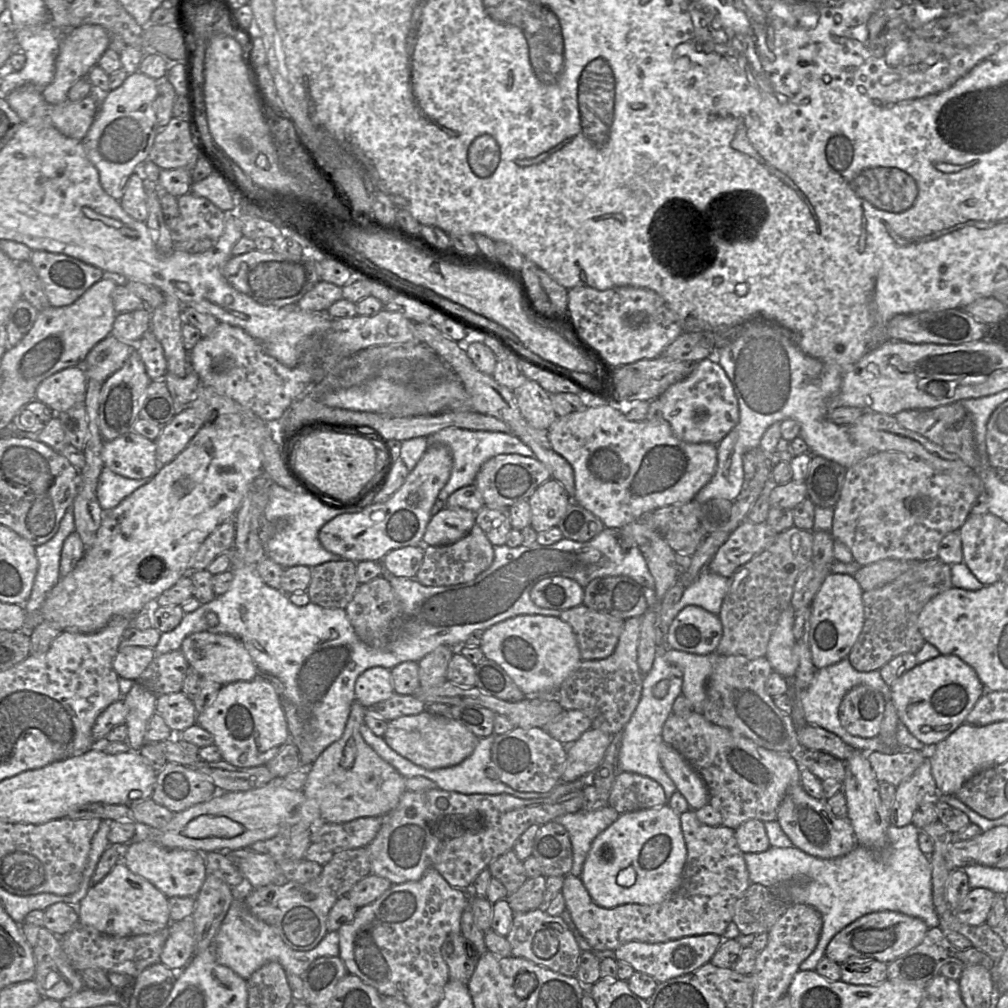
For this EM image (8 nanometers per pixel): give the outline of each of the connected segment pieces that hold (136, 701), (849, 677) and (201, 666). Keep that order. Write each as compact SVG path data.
M135 681L127 694L122 696L127 708L126 725L131 751L140 751L145 741L147 725L156 712L157 695L139 681Z
M848 657L833 665L820 669L816 668L811 682L805 688L797 688L795 686L794 680L791 679L791 687L794 689L795 696L802 706L805 719L808 724L813 724L833 732L855 750L860 750L866 753L875 751L881 753L891 752L895 750L895 748L889 747L878 736L874 738L853 736L849 734L840 723L838 710L844 695L851 688L860 684L868 685L874 689L879 690L884 695L885 703L890 698L890 686L884 682L879 670L873 670L869 672L858 671L851 665Z
M200 631L187 636L180 650L201 677L207 677L221 685L236 681L252 680L259 675L259 669L240 639L229 635Z

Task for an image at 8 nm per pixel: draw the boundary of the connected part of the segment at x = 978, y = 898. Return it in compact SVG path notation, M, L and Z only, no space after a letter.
M987 888L970 889L965 900L953 910L956 918L968 925L978 926L987 920L996 893Z

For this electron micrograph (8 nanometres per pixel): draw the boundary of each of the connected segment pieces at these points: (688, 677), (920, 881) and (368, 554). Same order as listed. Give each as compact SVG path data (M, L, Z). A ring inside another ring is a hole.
M667 649L664 658L676 662L683 668L682 694L692 704L692 711L703 712L706 684L713 671L718 653L698 655L674 649Z
M911 822L905 826L902 827L897 827L892 824L887 829L887 841L888 845L884 850L874 850L871 848L867 848L864 846L857 845L853 850L848 852L845 855L842 855L840 857L836 857L833 859L821 859L814 857L812 855L807 854L806 852L791 846L791 847L774 847L770 846L767 850L759 853L743 853L743 858L746 863L747 871L749 874L749 880L750 883L758 883L761 884L769 889L773 889L774 887L785 883L789 880L800 880L803 882L801 887L797 887L793 890L791 890L791 904L806 904L809 905L813 908L815 908L822 917L822 930L821 934L819 937L819 941L817 943L817 946L815 947L814 951L810 954L810 956L804 960L799 968L802 971L812 971L816 969L816 966L818 962L824 957L825 955L825 950L831 939L839 932L841 931L844 927L855 921L856 919L872 912L878 912L878 911L893 911L893 912L899 912L908 916L916 917L922 919L925 924L927 925L928 928L931 927L937 927L939 925L939 920L938 916L935 912L934 906L933 906L933 900L932 900L932 881L931 881L931 863L929 860L929 856L924 854L918 844L918 835L919 835L919 829Z
M430 445L418 461L415 468L409 472L404 484L386 502L361 508L354 513L336 516L327 522L319 531L318 539L325 550L342 559L353 562L380 561L390 552L407 546L422 545L423 535L431 519L431 509L438 499L439 492L448 482L453 466L452 455L444 445Z

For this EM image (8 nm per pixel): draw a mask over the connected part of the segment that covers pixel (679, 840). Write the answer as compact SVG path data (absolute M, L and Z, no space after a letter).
M664 804L659 807L620 814L618 819L601 832L592 842L580 878L591 899L602 908L612 909L624 904L654 905L664 901L680 885L686 857L687 849L681 830L680 814L677 814L667 804Z

